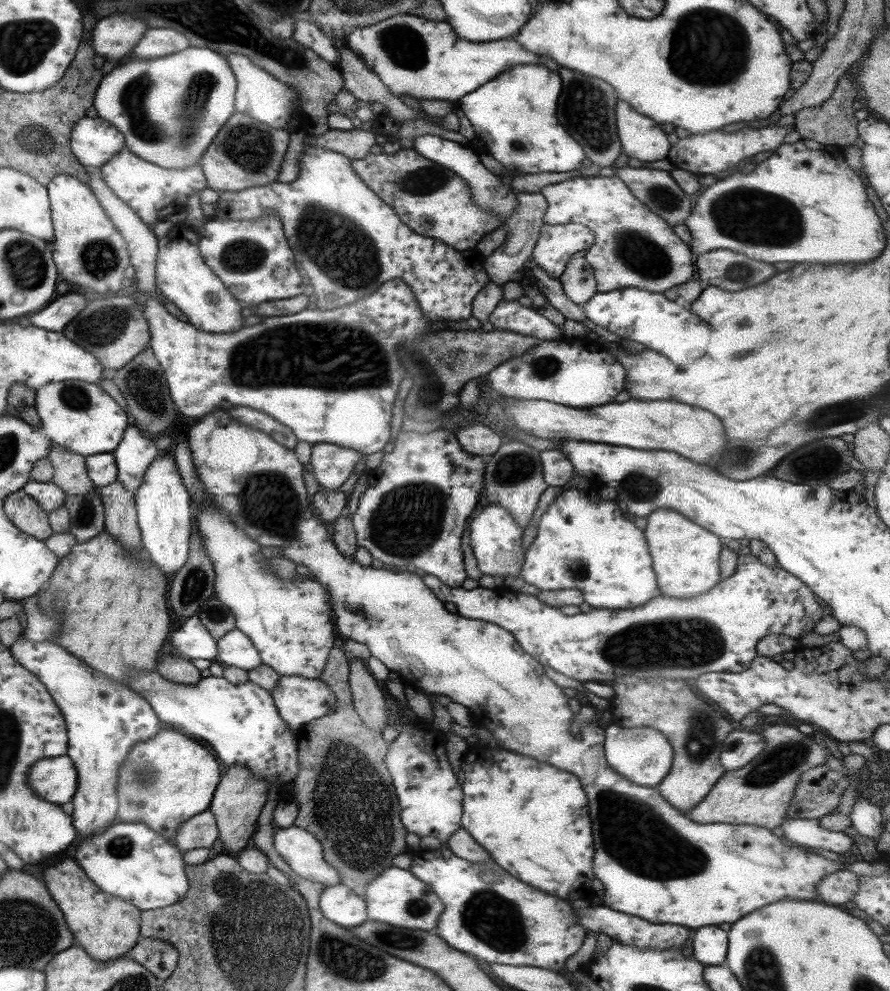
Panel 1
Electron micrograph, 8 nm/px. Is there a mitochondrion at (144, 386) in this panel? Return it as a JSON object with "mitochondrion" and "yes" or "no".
{"mitochondrion":"yes"}

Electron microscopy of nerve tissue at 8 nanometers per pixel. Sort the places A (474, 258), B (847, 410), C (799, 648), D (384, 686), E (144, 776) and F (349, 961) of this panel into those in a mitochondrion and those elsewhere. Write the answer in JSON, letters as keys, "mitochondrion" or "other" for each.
{"A":"other","B":"mitochondrion","C":"other","D":"other","E":"mitochondrion","F":"mitochondrion"}

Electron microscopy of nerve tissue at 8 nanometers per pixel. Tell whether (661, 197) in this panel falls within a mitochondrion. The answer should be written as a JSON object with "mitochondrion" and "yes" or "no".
{"mitochondrion":"yes"}

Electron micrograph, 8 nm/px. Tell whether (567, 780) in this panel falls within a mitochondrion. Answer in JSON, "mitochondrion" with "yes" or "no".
{"mitochondrion":"no"}

